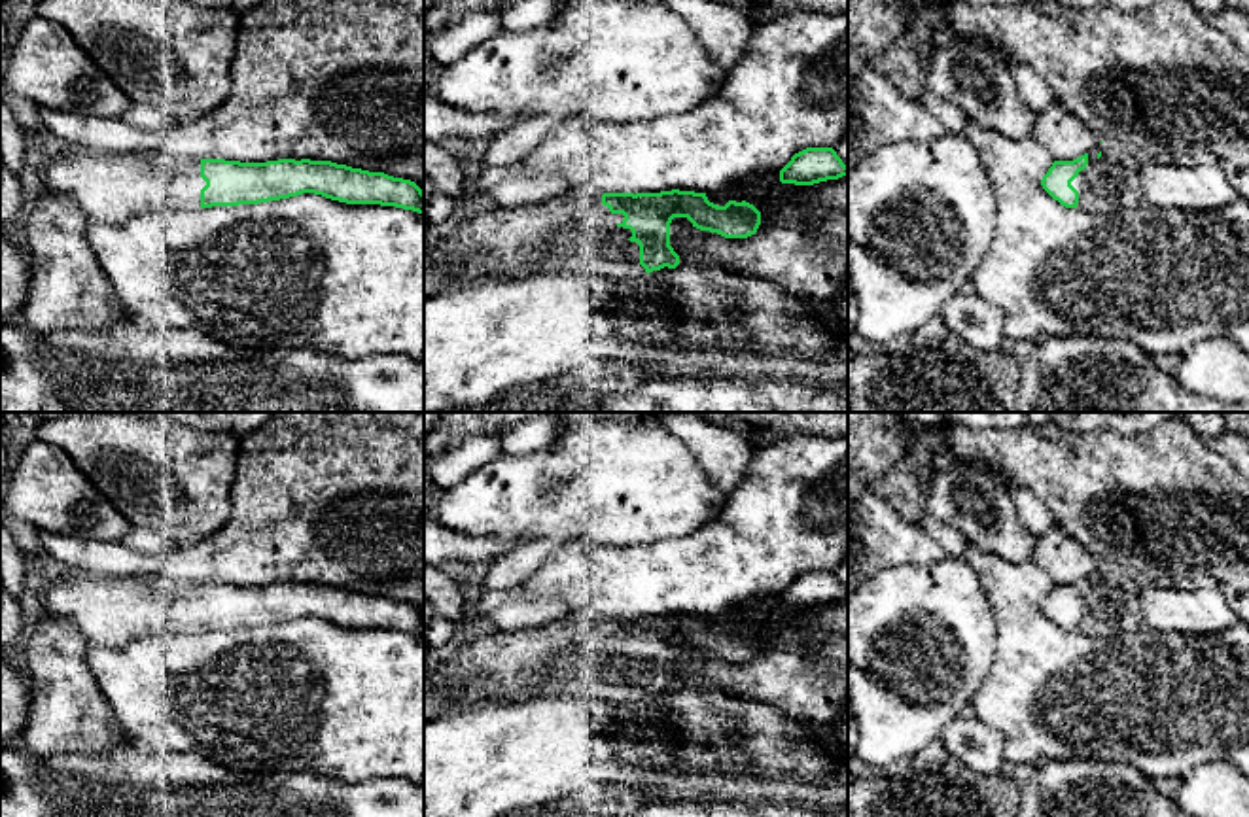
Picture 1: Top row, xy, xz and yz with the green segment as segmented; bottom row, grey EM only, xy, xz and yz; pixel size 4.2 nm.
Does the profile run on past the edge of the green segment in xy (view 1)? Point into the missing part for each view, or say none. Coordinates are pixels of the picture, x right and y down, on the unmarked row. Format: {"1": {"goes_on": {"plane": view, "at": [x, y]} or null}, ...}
{"1": {"goes_on": {"plane": "xy", "at": [106, 609]}}}

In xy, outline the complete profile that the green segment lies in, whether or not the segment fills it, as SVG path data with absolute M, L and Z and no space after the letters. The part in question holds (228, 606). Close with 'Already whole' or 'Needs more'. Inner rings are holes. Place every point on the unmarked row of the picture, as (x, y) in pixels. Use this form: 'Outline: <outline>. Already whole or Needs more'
Outline: M76 573L42 598L36 620L62 618L95 647L144 634L189 635L322 618L346 628L380 628L424 637L424 615L411 603L331 584L240 586L182 582L163 575L95 577Z. Needs more

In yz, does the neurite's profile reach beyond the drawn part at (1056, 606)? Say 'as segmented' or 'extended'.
extended

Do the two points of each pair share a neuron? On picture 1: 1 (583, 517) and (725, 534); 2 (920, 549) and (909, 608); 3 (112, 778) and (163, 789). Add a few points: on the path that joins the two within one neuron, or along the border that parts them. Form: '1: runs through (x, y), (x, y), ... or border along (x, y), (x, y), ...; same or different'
1: border along (727, 500), (714, 517), (695, 530), (651, 541); different
2: border along (947, 555), (935, 562), (894, 564), (890, 568); different
3: runs through (125, 789), (150, 789); same

